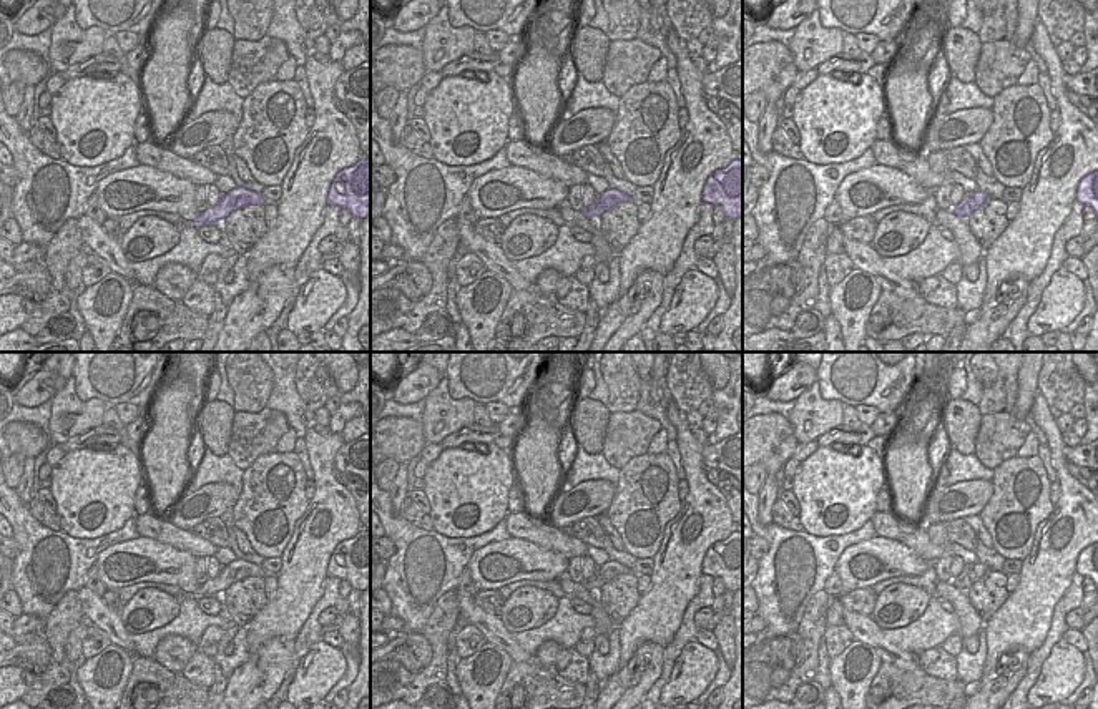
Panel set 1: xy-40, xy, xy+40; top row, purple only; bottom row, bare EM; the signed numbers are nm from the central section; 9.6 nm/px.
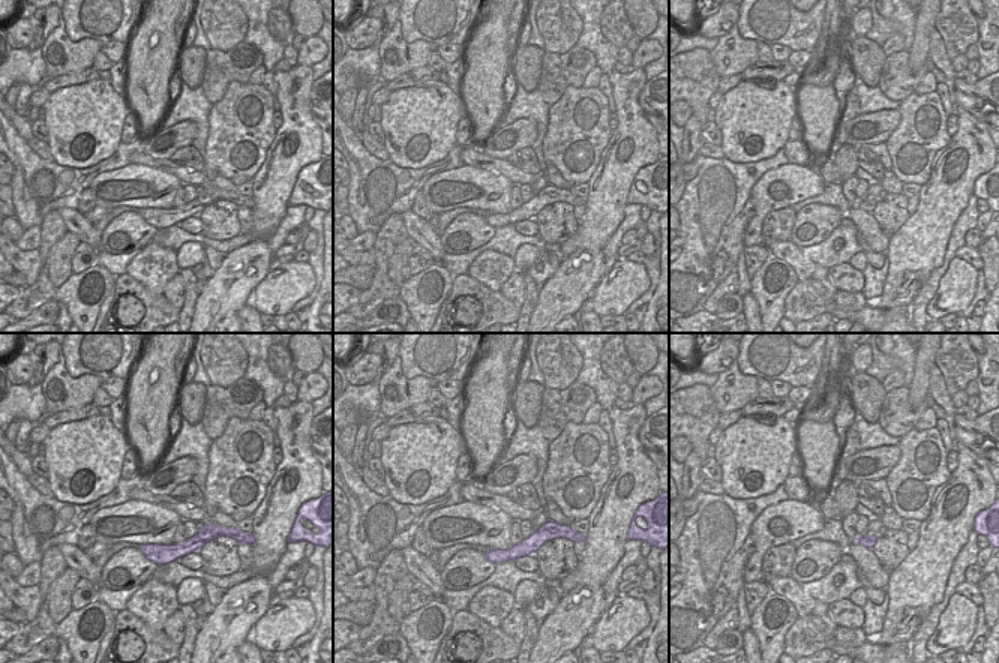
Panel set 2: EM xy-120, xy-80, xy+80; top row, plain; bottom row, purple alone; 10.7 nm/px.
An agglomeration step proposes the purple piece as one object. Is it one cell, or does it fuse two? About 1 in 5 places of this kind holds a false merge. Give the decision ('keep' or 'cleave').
cleave

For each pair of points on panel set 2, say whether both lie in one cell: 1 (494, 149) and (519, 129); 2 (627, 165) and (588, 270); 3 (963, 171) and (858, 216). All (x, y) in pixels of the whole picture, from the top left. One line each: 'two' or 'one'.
1: one
2: two
3: two

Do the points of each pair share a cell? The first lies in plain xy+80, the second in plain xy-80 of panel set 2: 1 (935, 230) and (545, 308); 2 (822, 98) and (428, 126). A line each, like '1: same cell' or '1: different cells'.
1: different cells
2: different cells

